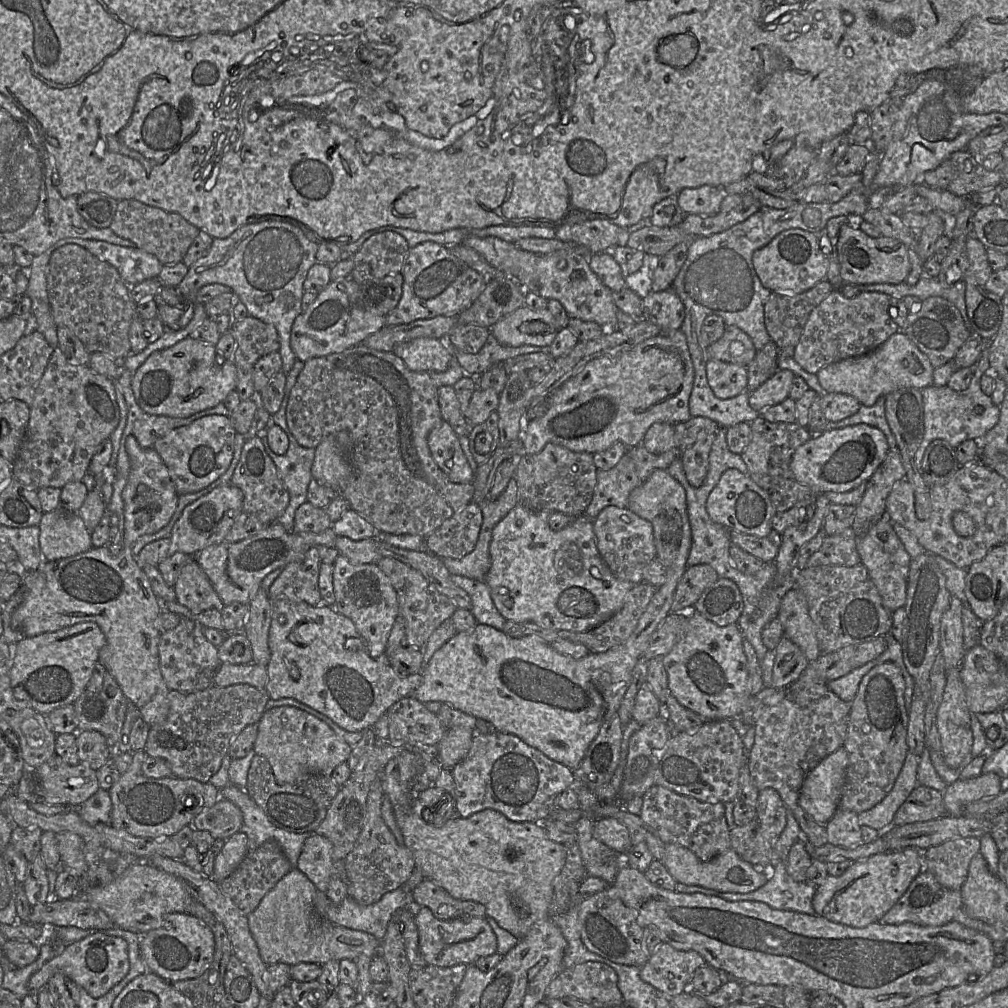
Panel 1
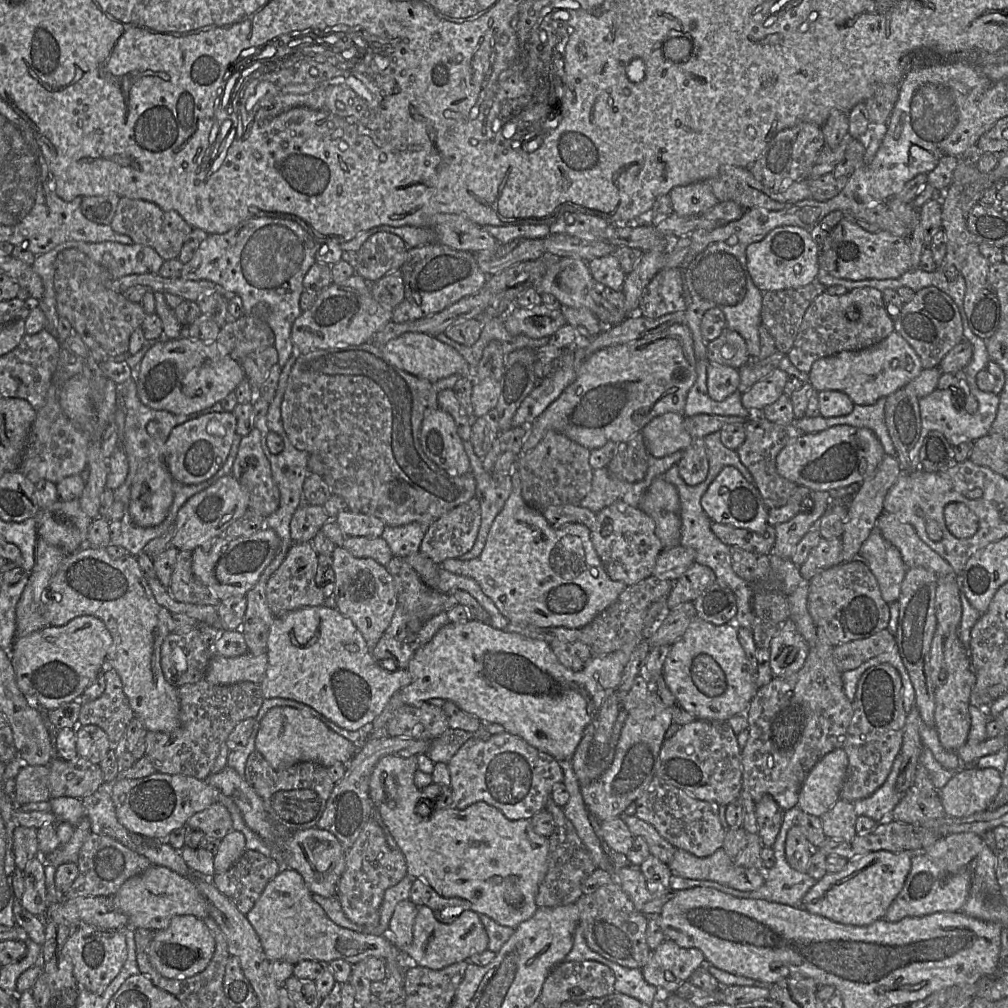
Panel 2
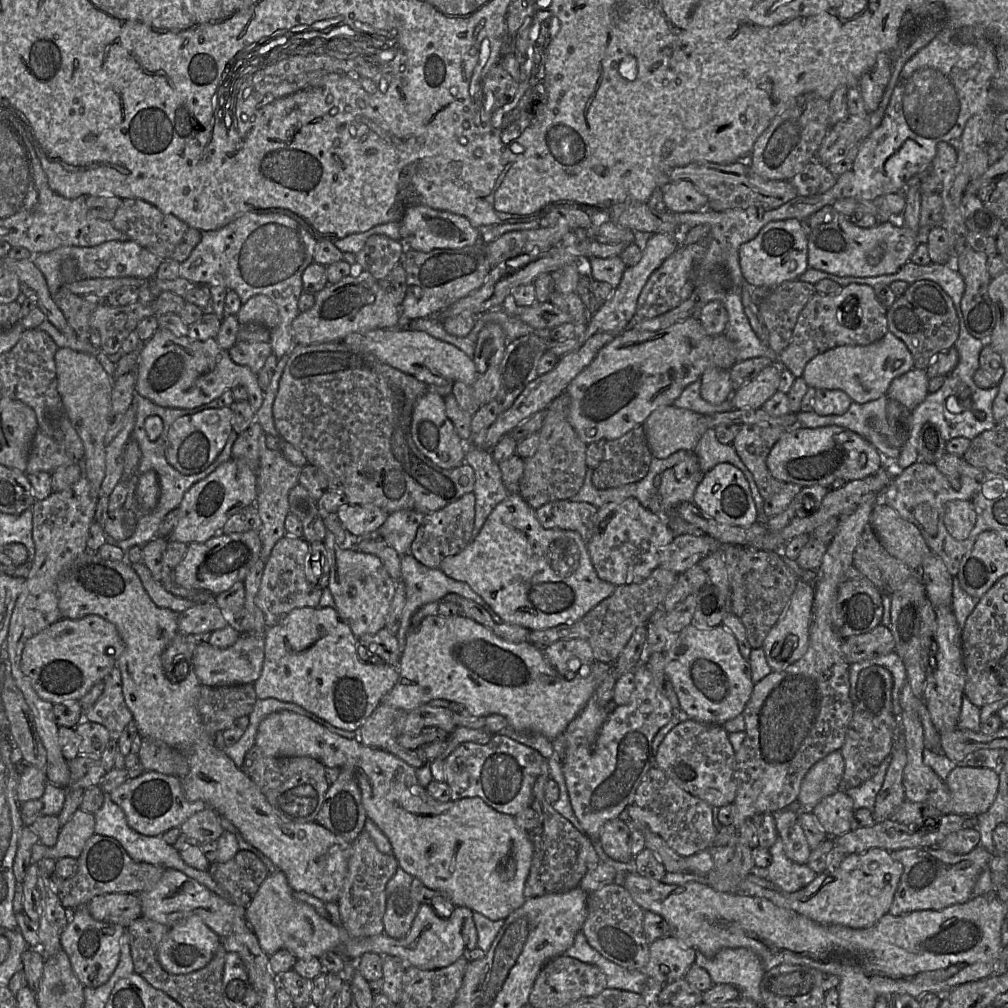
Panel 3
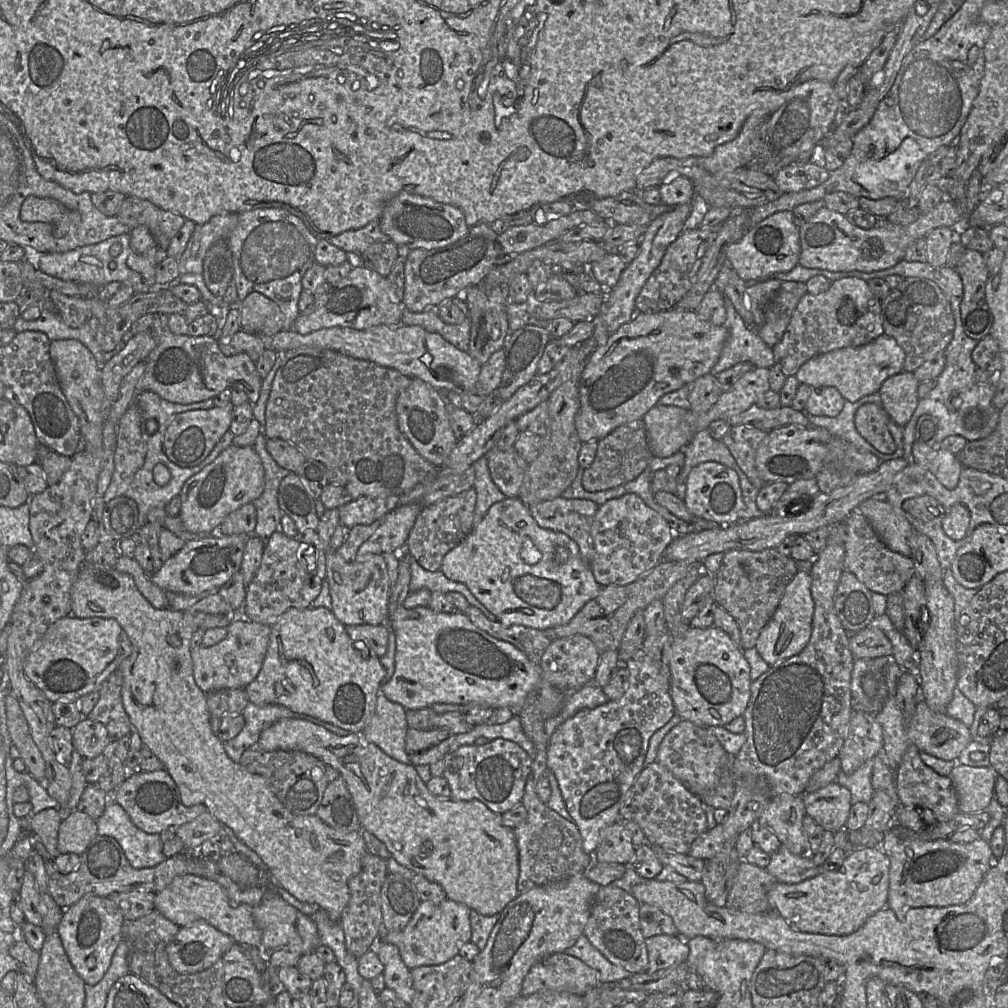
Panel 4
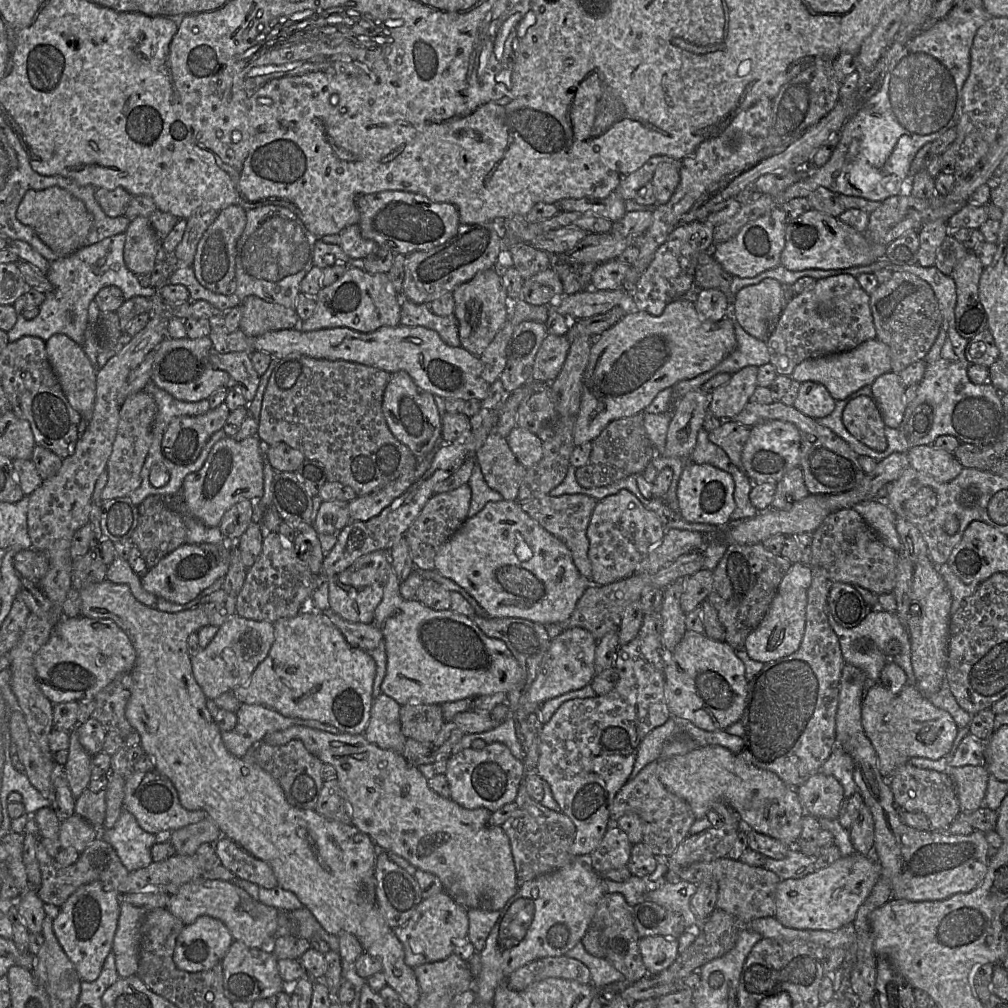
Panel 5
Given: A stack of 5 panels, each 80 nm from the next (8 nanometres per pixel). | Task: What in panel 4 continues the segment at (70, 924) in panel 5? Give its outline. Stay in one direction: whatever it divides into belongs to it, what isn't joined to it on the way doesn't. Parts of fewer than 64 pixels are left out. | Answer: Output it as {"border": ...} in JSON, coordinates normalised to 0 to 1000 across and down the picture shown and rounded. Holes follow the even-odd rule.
{"border":[[[83,889],[63,903],[57,925],[67,950],[84,976],[95,977],[105,966],[121,934],[122,908],[104,890]]]}

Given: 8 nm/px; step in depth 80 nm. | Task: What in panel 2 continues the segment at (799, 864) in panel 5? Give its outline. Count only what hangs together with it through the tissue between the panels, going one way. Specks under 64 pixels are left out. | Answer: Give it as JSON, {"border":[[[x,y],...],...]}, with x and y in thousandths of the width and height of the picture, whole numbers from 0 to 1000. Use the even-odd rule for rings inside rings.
{"border":[[[792,799],[784,804],[778,805],[778,813],[776,820],[773,824],[768,838],[766,839],[769,849],[769,857],[766,861],[761,863],[759,867],[754,865],[757,868],[759,875],[752,883],[746,885],[738,885],[721,879],[717,879],[717,884],[713,884],[735,892],[756,892],[763,895],[783,898],[786,900],[796,900],[796,893],[798,889],[807,880],[807,878],[809,878],[811,874],[806,871],[802,866],[792,865],[785,861],[781,855],[779,847],[779,835],[781,826],[785,820],[791,818],[791,813],[794,805],[796,804],[792,801]]]}

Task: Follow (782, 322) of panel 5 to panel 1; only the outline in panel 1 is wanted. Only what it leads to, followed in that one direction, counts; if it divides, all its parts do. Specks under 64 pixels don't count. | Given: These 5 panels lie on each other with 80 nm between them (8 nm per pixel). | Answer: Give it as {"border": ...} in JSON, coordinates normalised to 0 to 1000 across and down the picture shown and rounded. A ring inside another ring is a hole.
{"border":[[[827,288],[805,310],[786,355],[799,368],[810,371],[819,362],[866,348],[893,327],[882,313],[882,296],[874,290],[840,296]]]}

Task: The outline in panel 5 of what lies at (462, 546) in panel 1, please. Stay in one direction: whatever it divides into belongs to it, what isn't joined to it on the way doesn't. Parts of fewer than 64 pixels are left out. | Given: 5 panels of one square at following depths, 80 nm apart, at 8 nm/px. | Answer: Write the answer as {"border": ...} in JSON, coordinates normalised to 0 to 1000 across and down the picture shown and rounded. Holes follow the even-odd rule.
{"border":[[[460,480],[445,488],[433,489],[426,495],[402,530],[411,562],[420,565],[432,564],[434,548],[465,514],[467,491],[465,480]]]}

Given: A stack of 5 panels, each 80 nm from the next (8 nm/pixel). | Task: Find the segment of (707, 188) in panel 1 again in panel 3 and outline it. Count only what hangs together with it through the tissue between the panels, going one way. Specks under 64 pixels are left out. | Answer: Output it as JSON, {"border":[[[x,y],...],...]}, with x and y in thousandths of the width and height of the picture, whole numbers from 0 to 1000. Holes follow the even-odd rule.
{"border":[[[684,179],[664,181],[658,187],[661,206],[666,210],[692,210],[702,207],[702,197]]]}

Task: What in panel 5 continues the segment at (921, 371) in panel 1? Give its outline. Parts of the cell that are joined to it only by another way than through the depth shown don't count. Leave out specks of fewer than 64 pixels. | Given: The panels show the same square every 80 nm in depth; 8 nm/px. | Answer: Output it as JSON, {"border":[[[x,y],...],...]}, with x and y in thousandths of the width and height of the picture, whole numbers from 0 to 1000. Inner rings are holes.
{"border":[[[868,335],[858,338],[842,348],[800,356],[790,363],[784,374],[795,380],[807,378],[816,381],[830,398],[840,395],[844,390],[858,382],[864,382],[873,372],[883,368],[882,344]]]}

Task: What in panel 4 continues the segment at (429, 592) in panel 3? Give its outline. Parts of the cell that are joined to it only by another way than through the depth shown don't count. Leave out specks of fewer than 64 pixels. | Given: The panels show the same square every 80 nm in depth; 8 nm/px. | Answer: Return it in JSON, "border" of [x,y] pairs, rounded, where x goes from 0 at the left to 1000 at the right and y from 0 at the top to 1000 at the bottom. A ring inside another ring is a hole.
{"border":[[[401,545],[397,548],[397,554],[402,552],[405,552],[408,566],[406,578],[407,588],[417,584],[438,588],[454,587],[462,593],[466,600],[474,603],[484,614],[495,617],[493,612],[471,593],[461,579],[444,574],[438,565],[432,567],[422,565],[410,553],[406,552]]]}

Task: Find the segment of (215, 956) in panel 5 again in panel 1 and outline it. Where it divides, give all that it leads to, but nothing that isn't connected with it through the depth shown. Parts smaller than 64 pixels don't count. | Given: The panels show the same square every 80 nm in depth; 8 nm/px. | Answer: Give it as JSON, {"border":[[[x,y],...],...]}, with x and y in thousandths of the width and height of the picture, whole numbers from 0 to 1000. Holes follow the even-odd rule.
{"border":[[[169,906],[161,919],[139,928],[139,945],[147,964],[167,974],[198,969],[209,957],[213,944],[212,928],[198,912],[187,906]]]}

